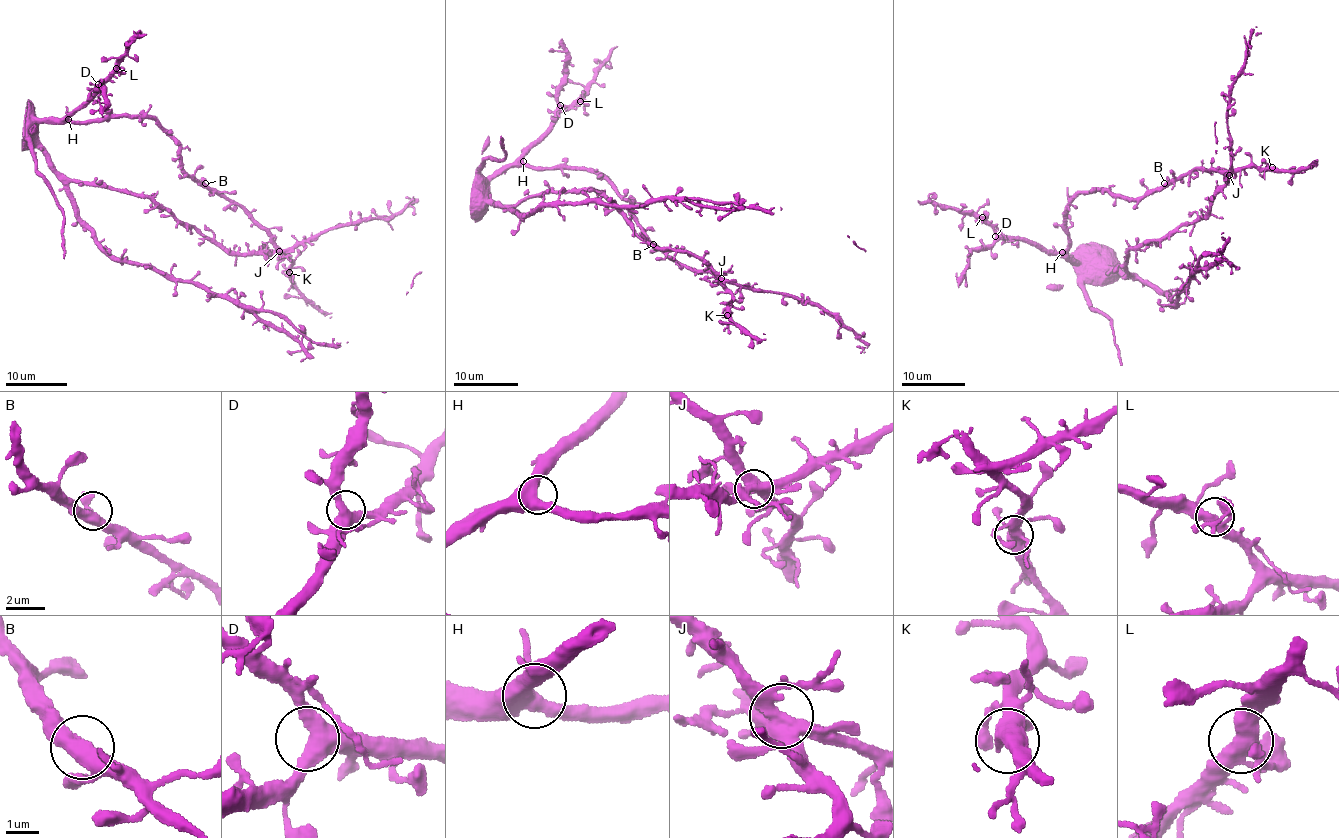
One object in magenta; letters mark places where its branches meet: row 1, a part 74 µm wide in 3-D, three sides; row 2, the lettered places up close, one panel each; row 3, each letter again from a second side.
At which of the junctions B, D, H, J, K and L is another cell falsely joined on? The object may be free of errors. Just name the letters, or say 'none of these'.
none of these

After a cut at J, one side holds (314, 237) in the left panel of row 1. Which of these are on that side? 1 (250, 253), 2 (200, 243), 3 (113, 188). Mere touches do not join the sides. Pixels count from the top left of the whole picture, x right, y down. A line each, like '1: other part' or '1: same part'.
1: same part
2: same part
3: other part

